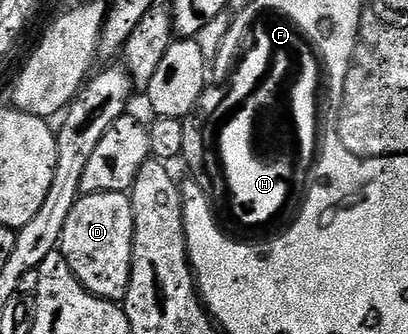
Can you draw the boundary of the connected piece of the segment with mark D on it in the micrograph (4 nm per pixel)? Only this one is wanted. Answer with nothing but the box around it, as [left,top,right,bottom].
[59,193,134,302]

